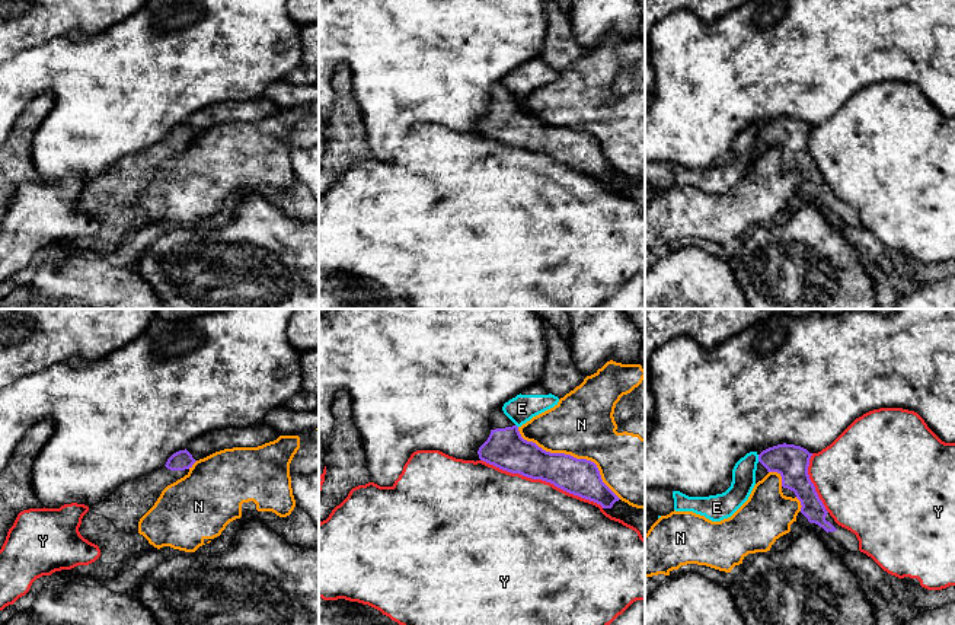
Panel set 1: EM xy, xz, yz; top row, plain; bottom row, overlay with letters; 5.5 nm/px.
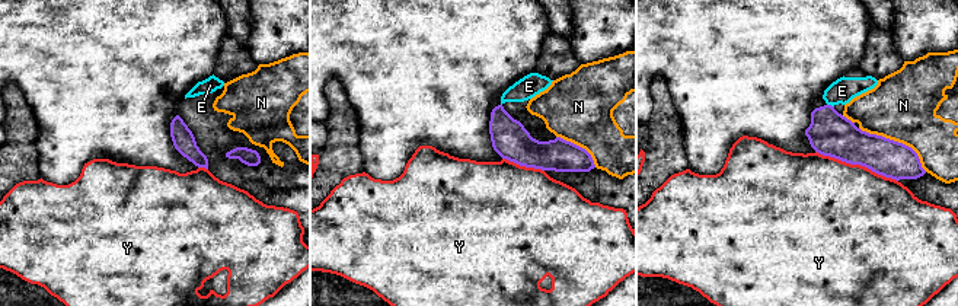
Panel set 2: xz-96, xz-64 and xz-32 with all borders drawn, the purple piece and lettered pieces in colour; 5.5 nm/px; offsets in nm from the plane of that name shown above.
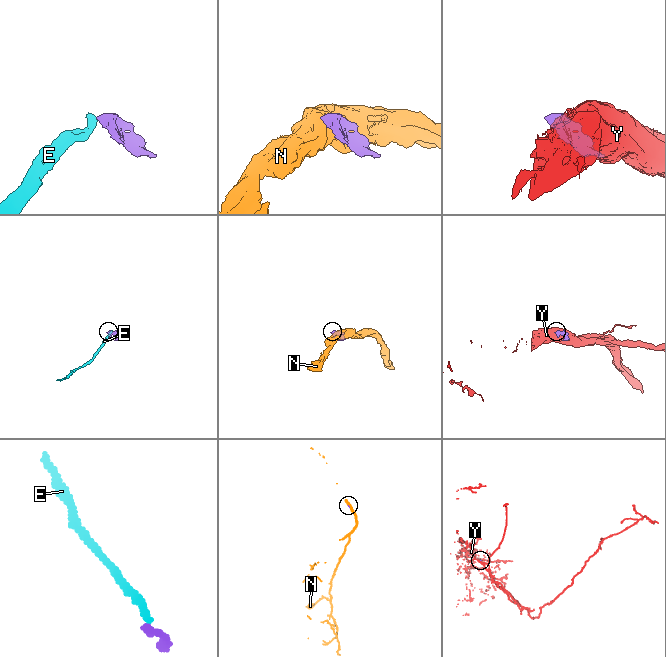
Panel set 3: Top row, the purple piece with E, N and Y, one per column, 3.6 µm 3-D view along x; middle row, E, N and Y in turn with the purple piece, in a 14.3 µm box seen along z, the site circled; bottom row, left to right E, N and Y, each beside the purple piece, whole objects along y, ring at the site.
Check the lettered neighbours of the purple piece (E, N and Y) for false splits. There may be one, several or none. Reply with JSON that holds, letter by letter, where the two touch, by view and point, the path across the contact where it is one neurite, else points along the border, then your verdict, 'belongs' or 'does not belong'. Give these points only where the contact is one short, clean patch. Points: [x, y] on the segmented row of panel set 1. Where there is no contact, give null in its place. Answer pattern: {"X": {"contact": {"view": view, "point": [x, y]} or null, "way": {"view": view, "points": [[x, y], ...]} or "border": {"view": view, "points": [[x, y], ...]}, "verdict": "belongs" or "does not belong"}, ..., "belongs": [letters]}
{"E": {"contact": {"view": "yz", "point": [759, 458]}, "border": {"view": "yz", "points": [[757, 455], [759, 461]]}, "verdict": "does not belong"}, "N": {"contact": {"view": "xz", "point": [569, 455]}, "verdict": "does not belong"}, "Y": {"contact": {"view": "xz", "point": [542, 480]}, "verdict": "does not belong"}, "belongs": []}

